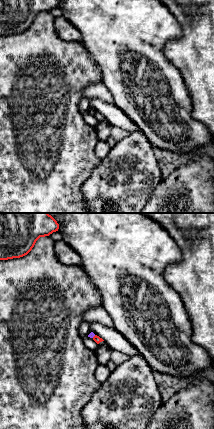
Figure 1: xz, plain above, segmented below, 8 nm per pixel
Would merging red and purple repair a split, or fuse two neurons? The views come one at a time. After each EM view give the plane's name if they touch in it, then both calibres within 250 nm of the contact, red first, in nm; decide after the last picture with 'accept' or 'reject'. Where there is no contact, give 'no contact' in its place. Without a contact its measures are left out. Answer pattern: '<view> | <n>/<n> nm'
xz | 60/50 nm

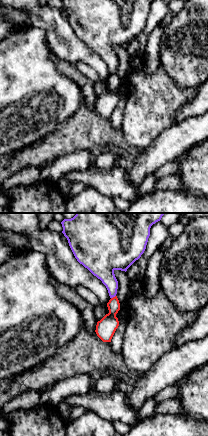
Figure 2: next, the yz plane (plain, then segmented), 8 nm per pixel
yz | 160/180 nm

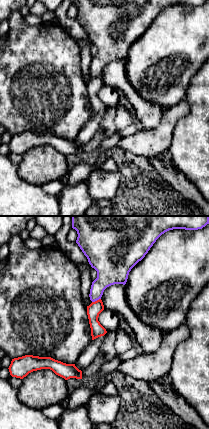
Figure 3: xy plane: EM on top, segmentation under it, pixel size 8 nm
xy | 110/200 nm

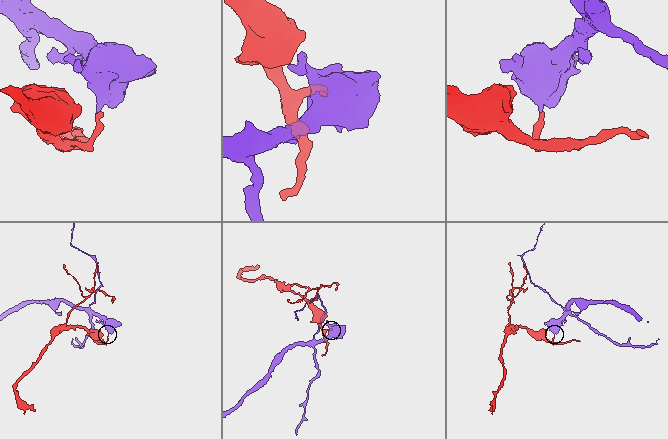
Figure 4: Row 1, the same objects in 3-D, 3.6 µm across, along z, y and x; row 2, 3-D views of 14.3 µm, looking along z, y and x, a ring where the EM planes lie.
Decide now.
reject

